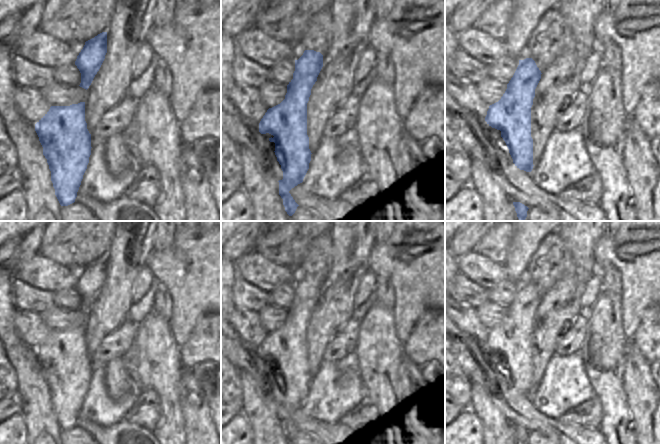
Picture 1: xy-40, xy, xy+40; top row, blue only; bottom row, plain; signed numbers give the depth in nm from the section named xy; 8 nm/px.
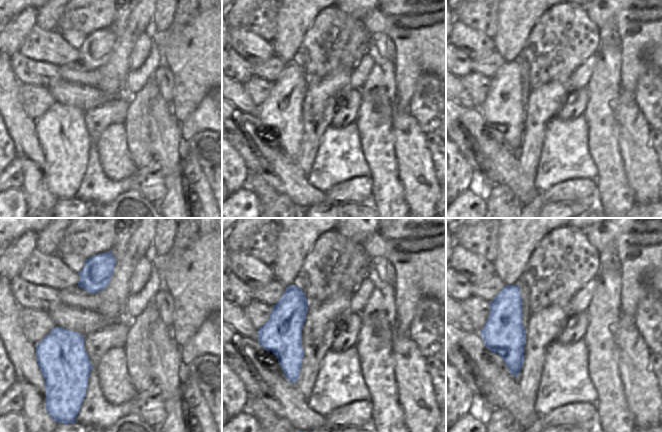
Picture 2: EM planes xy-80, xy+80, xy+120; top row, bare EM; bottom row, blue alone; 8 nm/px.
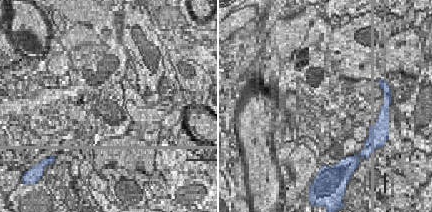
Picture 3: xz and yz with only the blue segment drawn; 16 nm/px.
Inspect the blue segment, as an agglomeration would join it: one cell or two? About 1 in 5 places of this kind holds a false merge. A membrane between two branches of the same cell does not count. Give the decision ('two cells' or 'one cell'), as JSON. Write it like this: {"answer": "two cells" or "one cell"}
{"answer": "one cell"}

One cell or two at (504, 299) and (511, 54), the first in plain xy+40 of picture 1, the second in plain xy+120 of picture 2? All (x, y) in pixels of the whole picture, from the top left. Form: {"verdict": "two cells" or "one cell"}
{"verdict": "two cells"}

